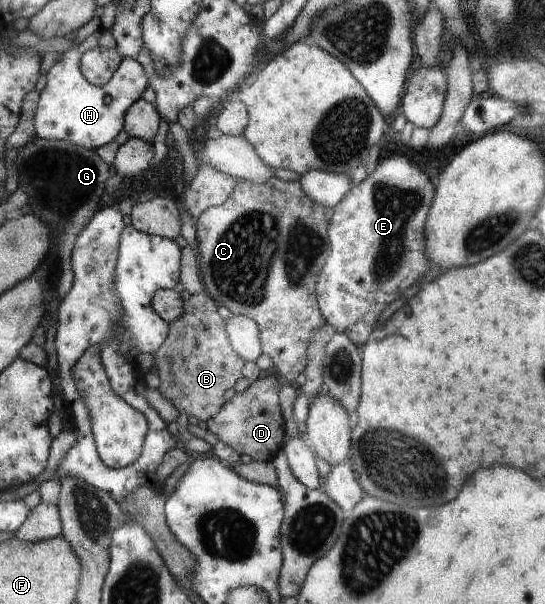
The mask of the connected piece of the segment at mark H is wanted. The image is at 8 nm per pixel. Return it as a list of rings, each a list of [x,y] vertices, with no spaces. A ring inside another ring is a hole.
[[[100,27],[76,48],[62,54],[46,73],[48,85],[40,94],[35,113],[36,137],[68,141],[92,150],[116,140],[116,136],[125,130],[127,110],[150,86],[146,69],[135,58],[123,57],[113,77],[106,84],[96,86],[84,76],[81,58],[86,51],[95,48],[117,50],[118,47],[113,29]]]

